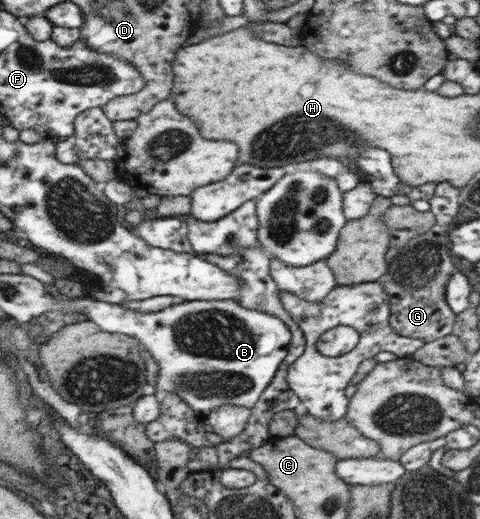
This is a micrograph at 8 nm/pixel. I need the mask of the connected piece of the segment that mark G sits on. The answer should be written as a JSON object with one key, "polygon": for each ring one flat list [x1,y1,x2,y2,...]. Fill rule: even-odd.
{"polygon":[[449,181,438,182,434,195,428,200,430,211,435,215,435,224,415,239,410,239,400,257,392,259,388,273,394,275,394,281,402,287,402,293,390,293,390,326,404,337,420,338,432,342,452,334,456,314,446,303,446,283,456,273,456,267,450,256,450,238,448,233,454,229,454,217,460,213,460,188]]}

